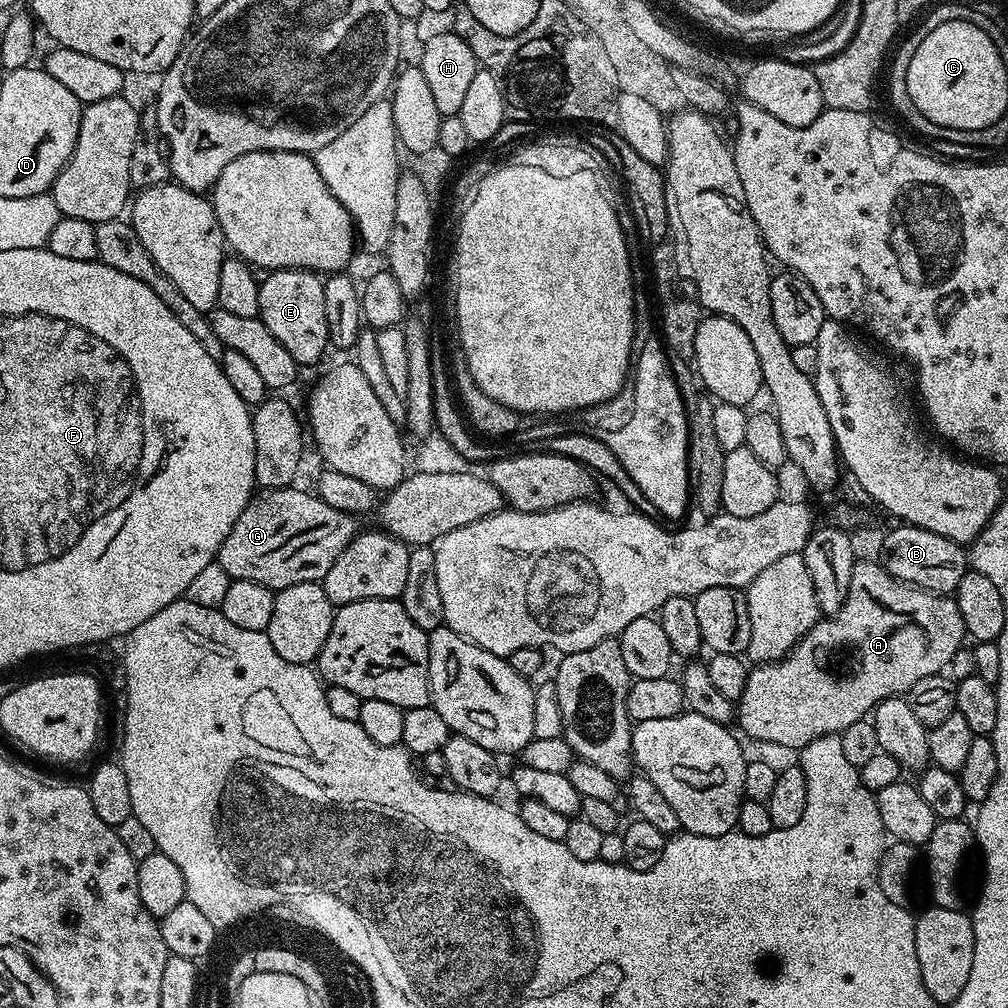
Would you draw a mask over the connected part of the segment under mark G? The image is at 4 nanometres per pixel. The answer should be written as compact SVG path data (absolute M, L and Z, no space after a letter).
M293 486L260 488L253 495L242 510L242 514L238 514L234 530L226 534L226 542L222 542L220 547L218 563L232 580L258 582L273 590L294 586L298 582L323 581L330 566L334 566L334 562L346 550L348 543L358 535L358 527L356 528L358 520L351 512L334 510L334 506L326 506L326 502L322 502L319 495L309 492L303 492L300 486Z

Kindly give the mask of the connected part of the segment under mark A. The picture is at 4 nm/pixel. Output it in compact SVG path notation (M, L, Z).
M857 559L853 566L853 574L850 575L849 594L846 595L846 600L842 602L840 612L817 620L813 628L782 659L757 663L749 671L748 681L738 701L738 724L740 720L741 730L752 740L761 740L764 744L777 744L780 748L802 749L810 742L814 742L819 736L839 734L846 730L846 726L854 726L854 722L865 719L872 709L887 696L907 694L914 686L914 682L918 682L927 676L943 673L947 669L944 667L953 663L954 650L962 647L965 643L963 640L966 640L966 633L962 614L951 595L927 592L925 588L915 588L912 584L907 584L906 581L890 575L884 569L883 563L876 561L875 564L872 560Z

